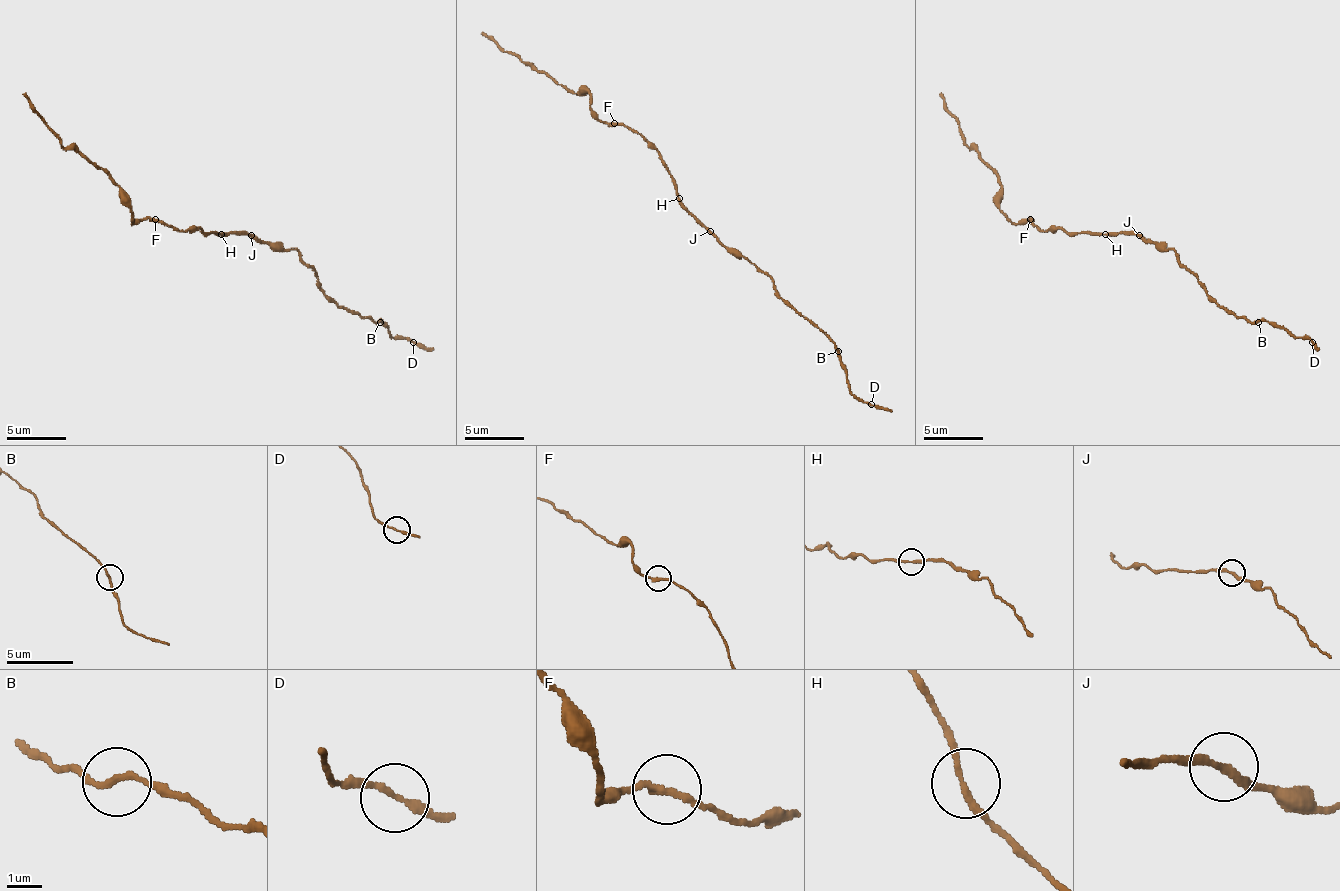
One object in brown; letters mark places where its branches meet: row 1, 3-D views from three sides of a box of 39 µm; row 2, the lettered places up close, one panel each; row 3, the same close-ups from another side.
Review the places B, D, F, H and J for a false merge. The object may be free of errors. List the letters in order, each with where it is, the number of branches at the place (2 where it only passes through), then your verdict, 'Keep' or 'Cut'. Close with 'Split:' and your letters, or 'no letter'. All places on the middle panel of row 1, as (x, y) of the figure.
B: Place: (838, 351). Branches: 2. Keep
D: Place: (871, 404). Branches: 2. Keep
F: Place: (614, 123). Branches: 2. Keep
H: Place: (679, 198). Branches: 2. Keep
J: Place: (710, 231). Branches: 2. Keep
Split: no letter

